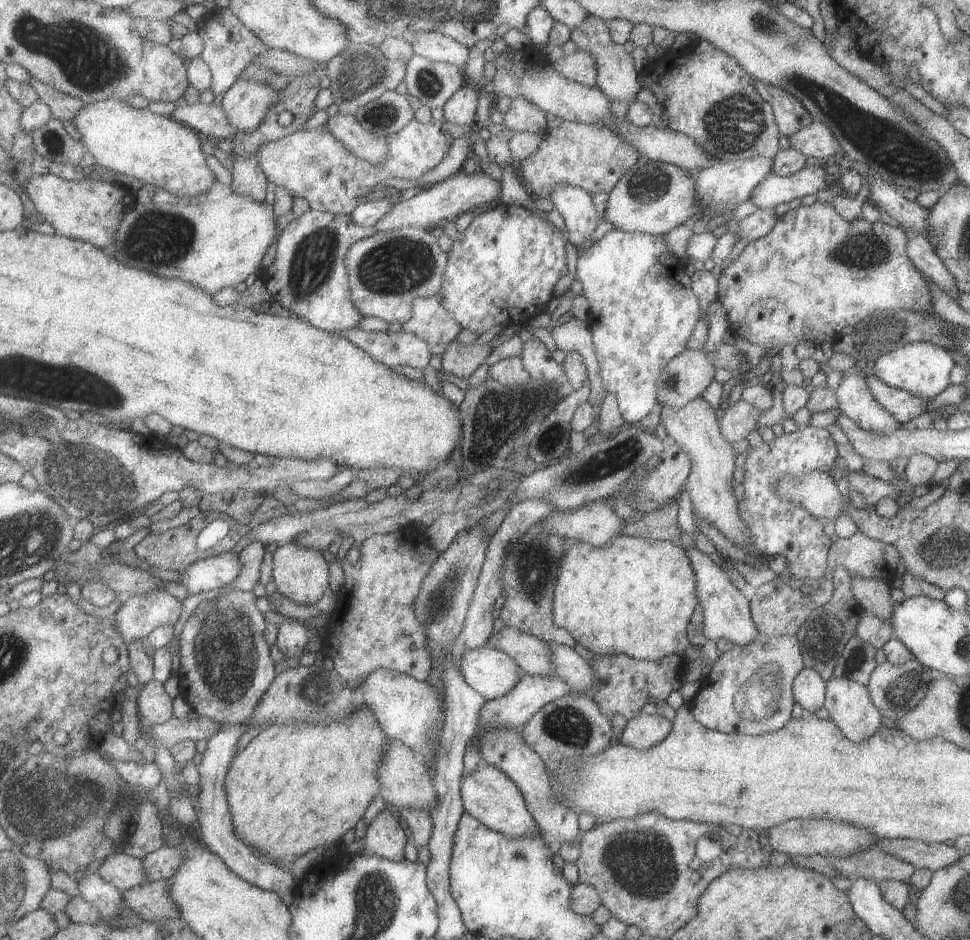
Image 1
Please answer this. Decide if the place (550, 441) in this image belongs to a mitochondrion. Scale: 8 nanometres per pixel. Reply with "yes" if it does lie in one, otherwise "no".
yes

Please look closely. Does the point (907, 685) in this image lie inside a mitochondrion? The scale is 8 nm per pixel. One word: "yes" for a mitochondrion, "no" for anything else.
yes

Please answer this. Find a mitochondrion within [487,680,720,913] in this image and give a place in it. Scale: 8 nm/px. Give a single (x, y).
(653, 873)

